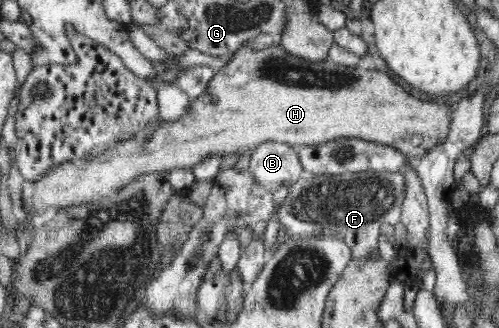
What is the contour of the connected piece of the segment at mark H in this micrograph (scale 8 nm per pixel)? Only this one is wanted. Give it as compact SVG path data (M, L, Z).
M248 42L242 44L234 54L232 54L230 60L224 67L212 77L212 81L208 82L208 89L204 95L190 100L190 107L188 107L188 115L184 115L182 119L168 121L165 120L150 139L146 139L142 134L135 135L133 137L127 138L126 140L119 140L114 142L110 147L98 152L96 154L90 154L88 159L84 161L73 162L65 161L56 164L53 168L48 168L37 180L34 182L34 190L30 199L24 199L24 205L21 212L26 210L28 218L34 218L45 213L48 209L61 209L62 212L68 210L69 208L74 208L76 206L85 206L94 201L100 201L99 197L104 197L112 191L120 190L126 186L131 180L134 180L137 176L146 175L146 173L160 173L160 171L176 171L176 169L193 169L194 165L198 165L202 159L210 156L220 156L224 157L230 154L238 154L239 156L246 153L251 153L258 145L268 141L276 141L284 144L289 144L292 147L298 148L302 146L316 146L319 144L324 144L330 141L335 141L336 139L343 138L357 138L366 142L375 142L381 145L388 145L394 147L396 150L400 150L403 154L411 157L413 160L418 159L420 156L425 156L430 149L433 149L436 145L443 143L448 137L450 130L451 118L450 118L450 107L445 105L445 103L433 101L433 99L423 100L422 98L414 97L410 95L398 83L395 83L390 79L386 73L382 71L377 71L374 69L362 69L359 66L356 68L346 67L344 65L339 65L338 63L333 63L328 61L318 61L318 63L313 63L312 61L305 61L297 55L292 55L290 52L284 50L282 46L276 46L272 44L271 46L256 50L254 47L248 46Z

